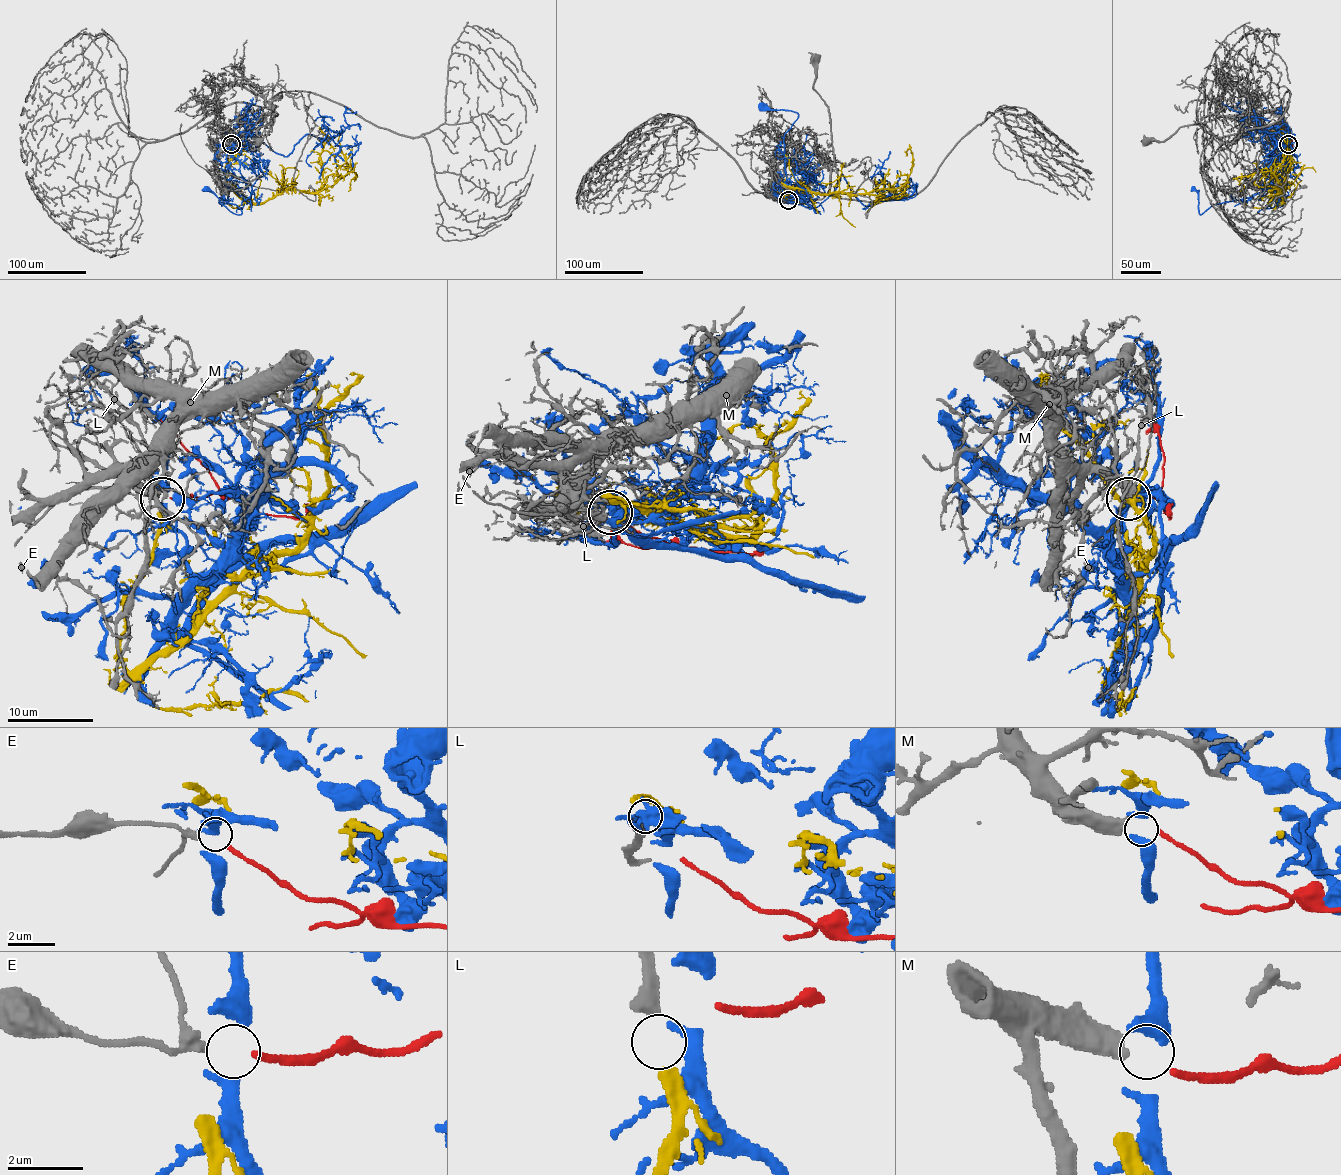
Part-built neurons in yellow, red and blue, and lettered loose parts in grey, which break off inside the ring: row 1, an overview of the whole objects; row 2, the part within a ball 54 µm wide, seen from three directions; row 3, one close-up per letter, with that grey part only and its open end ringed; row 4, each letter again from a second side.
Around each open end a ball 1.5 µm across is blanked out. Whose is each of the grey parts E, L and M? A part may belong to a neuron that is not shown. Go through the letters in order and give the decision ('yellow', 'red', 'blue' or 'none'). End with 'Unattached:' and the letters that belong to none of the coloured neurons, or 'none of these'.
E: red
L: yellow
M: none
Unattached: M

